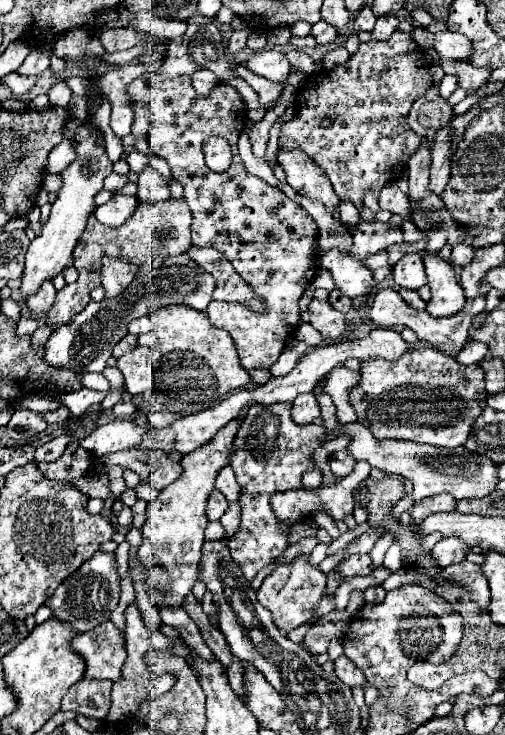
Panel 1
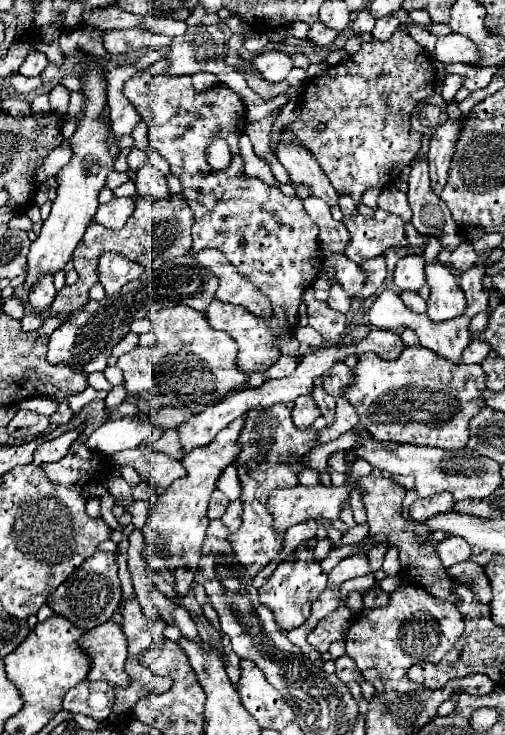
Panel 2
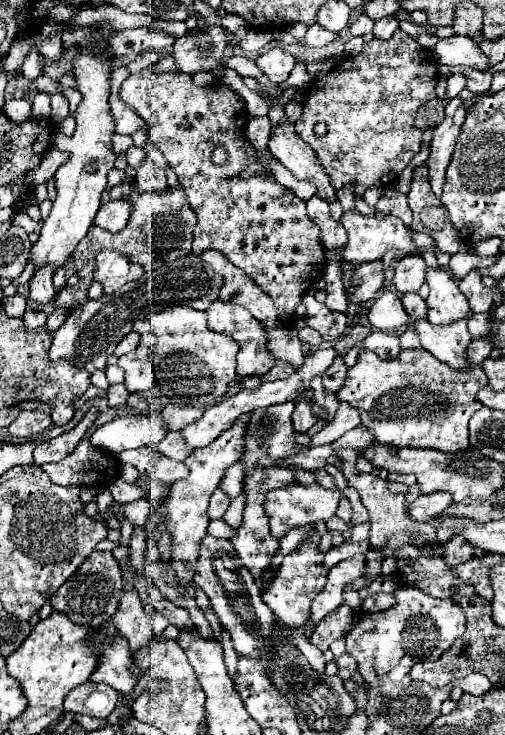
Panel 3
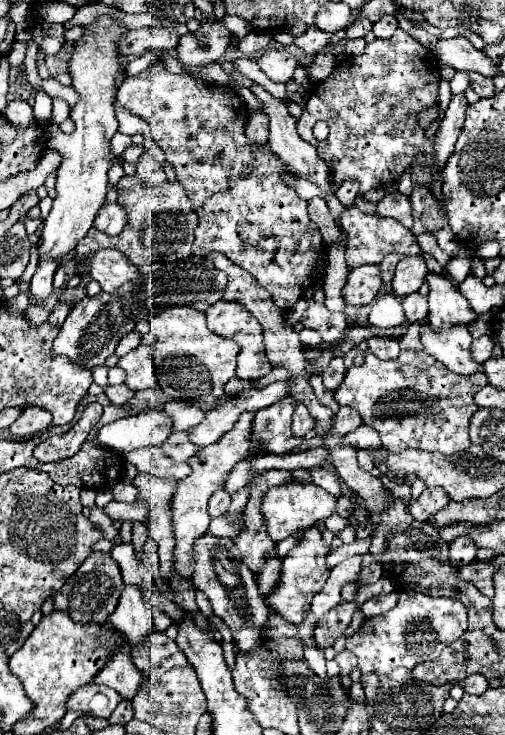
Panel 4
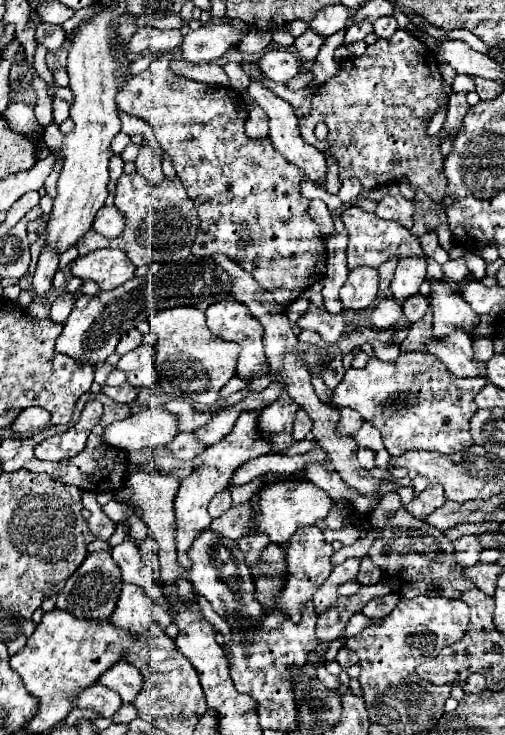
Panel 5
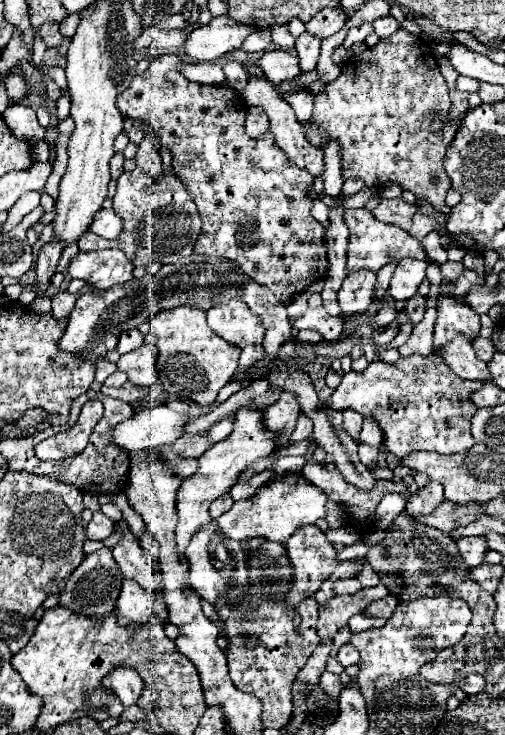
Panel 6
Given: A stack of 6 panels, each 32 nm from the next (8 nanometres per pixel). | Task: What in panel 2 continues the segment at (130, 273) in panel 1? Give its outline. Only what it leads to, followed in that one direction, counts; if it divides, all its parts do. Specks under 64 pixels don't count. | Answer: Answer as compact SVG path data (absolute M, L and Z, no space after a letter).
M102 252L98 260L98 280L108 296L116 296L124 284L140 278L144 268L114 252Z

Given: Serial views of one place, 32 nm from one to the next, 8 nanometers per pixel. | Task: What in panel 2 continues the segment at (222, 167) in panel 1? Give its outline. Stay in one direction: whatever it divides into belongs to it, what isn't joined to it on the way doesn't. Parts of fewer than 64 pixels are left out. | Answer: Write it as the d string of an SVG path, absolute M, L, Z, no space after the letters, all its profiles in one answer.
M212 140L210 148L208 148L208 162L216 170L226 168L230 164L230 152L228 152L228 146L224 144L224 140Z

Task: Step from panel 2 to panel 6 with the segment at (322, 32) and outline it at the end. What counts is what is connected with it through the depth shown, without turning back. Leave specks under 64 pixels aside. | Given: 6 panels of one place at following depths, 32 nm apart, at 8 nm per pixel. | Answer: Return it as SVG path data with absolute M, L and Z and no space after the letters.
M304 32L302 36L296 38L296 54L300 58L300 68L302 72L312 72L318 64L318 56L320 56L320 40L316 40L316 36Z

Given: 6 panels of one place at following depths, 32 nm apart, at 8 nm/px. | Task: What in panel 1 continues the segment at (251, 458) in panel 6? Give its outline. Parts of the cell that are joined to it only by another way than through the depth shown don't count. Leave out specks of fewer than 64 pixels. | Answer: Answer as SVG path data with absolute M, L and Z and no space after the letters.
M232 420L232 424L224 426L212 442L196 448L194 452L182 456L180 464L184 468L184 476L174 480L168 488L164 488L156 500L148 503L146 524L142 528L144 540L138 550L138 556L142 562L150 558L158 558L162 562L162 568L170 576L170 590L164 594L164 600L168 606L180 608L186 594L192 590L196 582L198 562L200 562L200 550L204 544L204 530L208 526L206 518L206 500L210 492L214 490L214 480L218 472L230 464L230 454L234 450L234 438L240 428L242 420Z

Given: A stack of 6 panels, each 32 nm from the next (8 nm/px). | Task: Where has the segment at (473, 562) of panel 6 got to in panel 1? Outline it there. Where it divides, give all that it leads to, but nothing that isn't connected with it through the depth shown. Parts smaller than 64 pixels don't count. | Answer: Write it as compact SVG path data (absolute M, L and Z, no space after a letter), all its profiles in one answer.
M452 536L452 538L442 538L442 540L434 546L434 550L432 550L434 558L438 560L438 564L440 564L442 568L444 568L444 566L450 566L450 564L456 564L456 562L462 562L462 560L468 556L468 552L470 552L468 544L466 544L464 540L460 540L460 538L456 538L456 536Z

